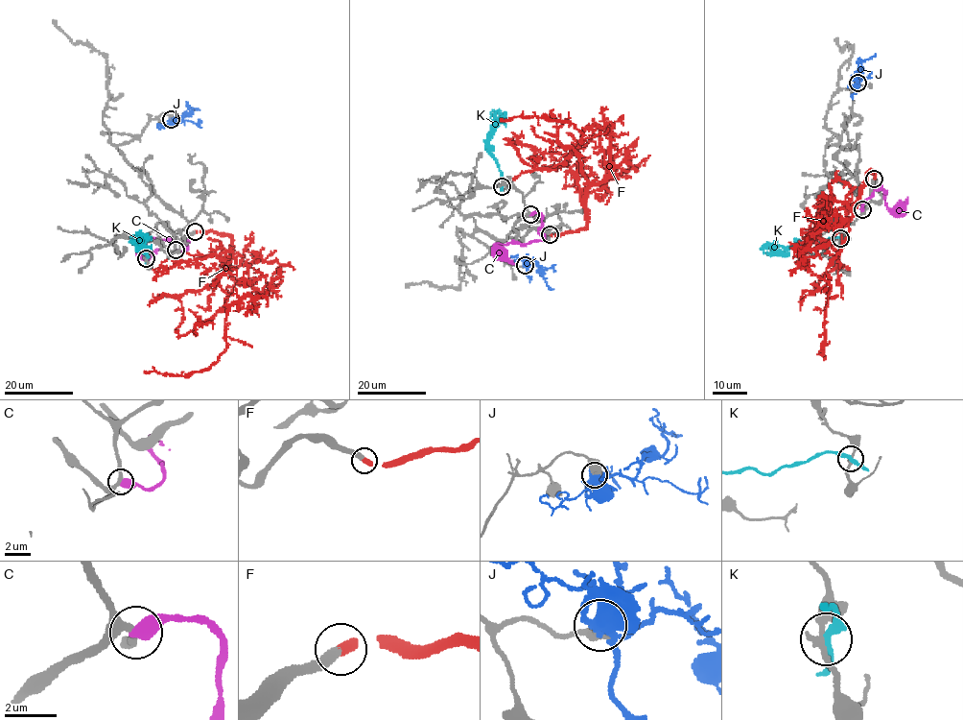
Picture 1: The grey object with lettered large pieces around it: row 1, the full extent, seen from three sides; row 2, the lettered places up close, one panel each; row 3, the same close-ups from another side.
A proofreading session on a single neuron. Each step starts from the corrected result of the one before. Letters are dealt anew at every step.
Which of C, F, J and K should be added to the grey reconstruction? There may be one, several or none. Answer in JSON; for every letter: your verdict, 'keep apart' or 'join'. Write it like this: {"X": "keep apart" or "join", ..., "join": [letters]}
{"C": "keep apart", "F": "join", "J": "keep apart", "K": "keep apart", "join": ["F"]}

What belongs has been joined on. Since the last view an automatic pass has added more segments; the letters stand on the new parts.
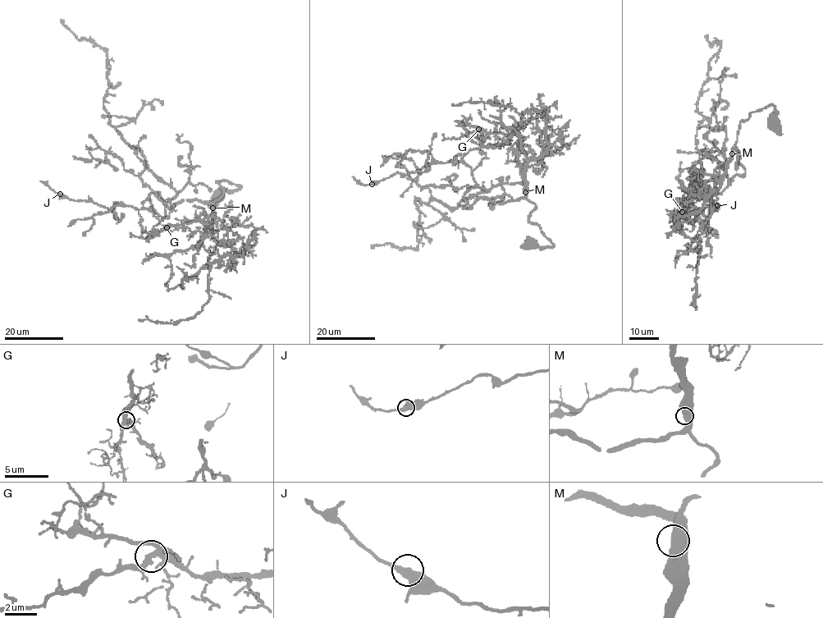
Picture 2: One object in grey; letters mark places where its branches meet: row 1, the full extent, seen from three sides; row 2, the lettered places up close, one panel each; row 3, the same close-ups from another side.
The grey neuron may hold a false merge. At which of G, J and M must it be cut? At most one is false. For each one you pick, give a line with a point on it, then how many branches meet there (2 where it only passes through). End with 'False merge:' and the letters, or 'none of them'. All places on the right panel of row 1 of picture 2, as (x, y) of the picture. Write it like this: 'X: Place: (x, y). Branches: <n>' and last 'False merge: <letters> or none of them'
False merge: none of them

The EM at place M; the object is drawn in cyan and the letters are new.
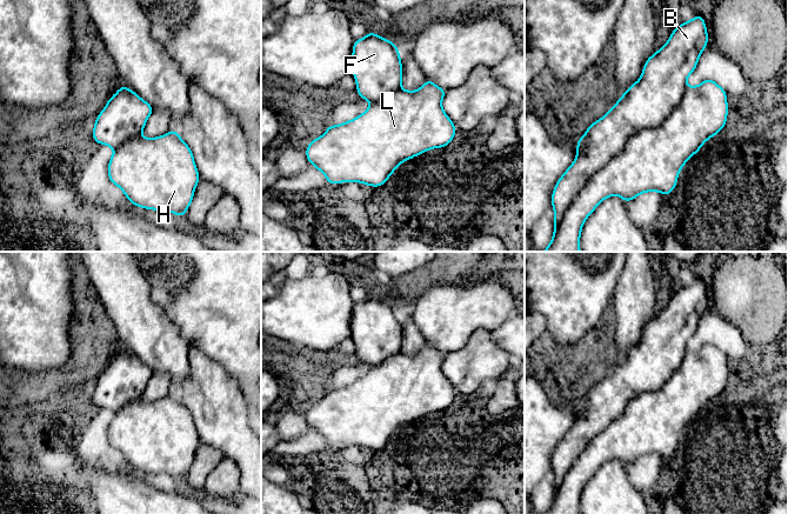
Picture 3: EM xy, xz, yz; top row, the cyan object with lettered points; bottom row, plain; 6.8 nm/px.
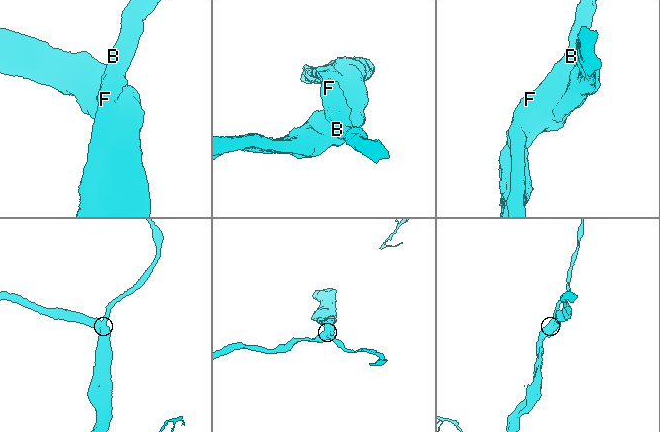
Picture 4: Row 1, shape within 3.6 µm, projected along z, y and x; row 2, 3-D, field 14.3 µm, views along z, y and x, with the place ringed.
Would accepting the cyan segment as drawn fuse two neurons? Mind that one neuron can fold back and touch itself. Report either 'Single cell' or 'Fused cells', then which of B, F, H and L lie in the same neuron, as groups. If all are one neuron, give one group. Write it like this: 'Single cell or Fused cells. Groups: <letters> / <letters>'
Single cell. Groups: B F H L

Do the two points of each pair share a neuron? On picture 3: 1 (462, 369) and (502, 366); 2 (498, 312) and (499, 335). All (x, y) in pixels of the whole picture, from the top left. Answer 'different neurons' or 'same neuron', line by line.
1: same neuron
2: different neurons

